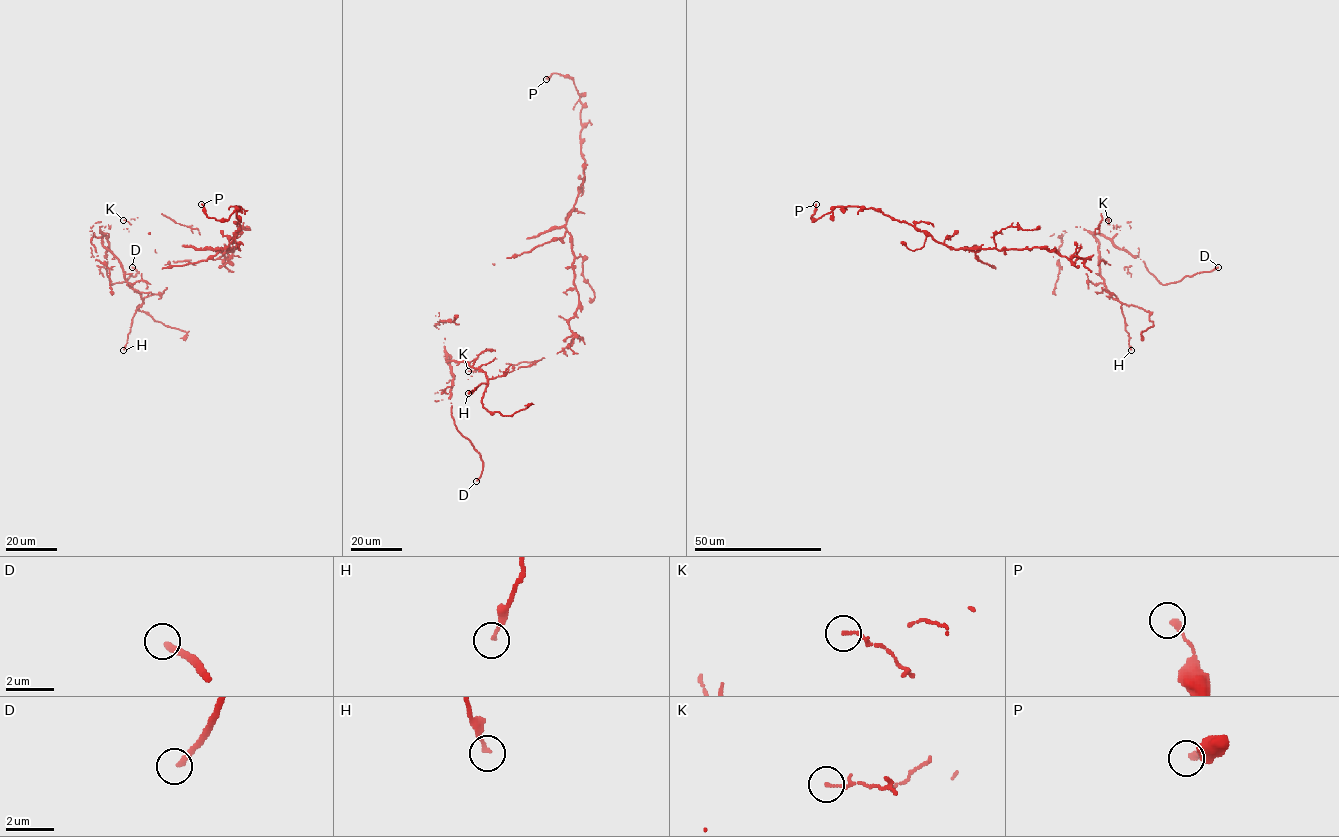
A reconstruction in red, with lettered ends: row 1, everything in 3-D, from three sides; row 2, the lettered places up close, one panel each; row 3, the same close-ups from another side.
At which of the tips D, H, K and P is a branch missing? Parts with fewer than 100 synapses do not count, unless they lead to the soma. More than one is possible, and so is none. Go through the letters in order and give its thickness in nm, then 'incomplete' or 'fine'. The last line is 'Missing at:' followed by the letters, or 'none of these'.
D: 260 nm | incomplete
H: 150 nm | fine
K: 70 nm | fine
P: 220 nm | fine
Missing at: D

